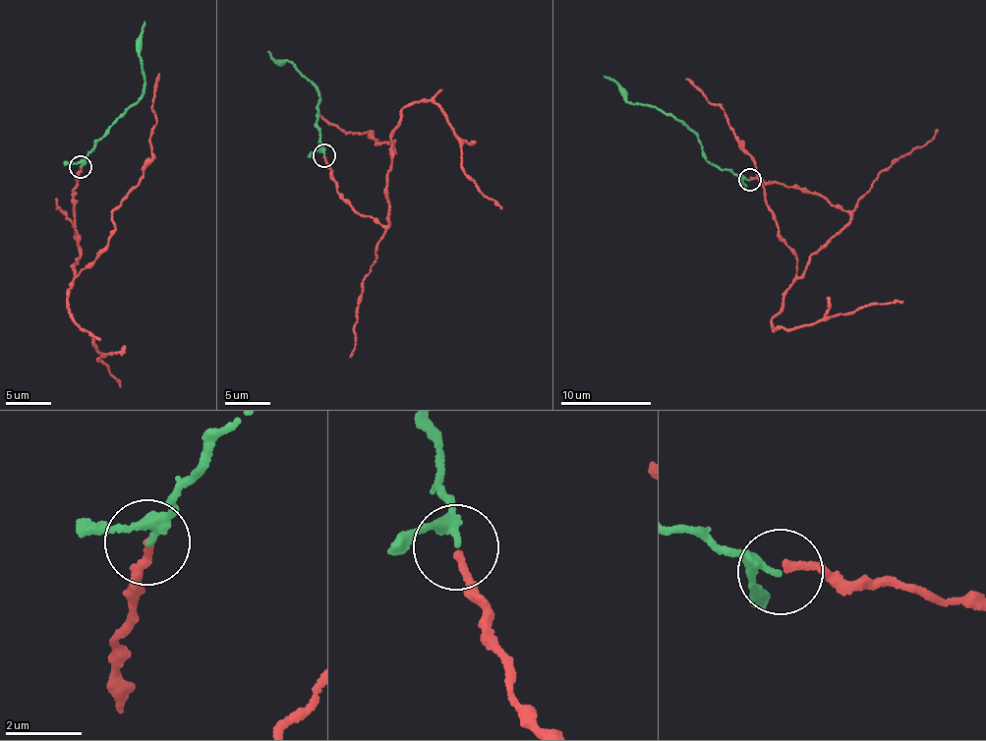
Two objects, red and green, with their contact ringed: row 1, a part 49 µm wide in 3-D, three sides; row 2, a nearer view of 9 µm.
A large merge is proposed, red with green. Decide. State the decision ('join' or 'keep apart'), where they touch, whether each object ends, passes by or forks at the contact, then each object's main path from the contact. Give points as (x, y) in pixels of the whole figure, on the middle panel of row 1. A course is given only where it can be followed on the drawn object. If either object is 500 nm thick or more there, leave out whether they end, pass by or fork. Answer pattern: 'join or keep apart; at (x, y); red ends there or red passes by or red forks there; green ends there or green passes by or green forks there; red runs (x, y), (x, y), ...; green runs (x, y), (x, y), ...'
join; at (323, 155); red ends there; green passes by; red runs (324, 155), (336, 192), (351, 209), (387, 226), (394, 142), (377, 145), (369, 132), (351, 134), (320, 115); green runs (324, 155), (317, 118), (318, 86), (267, 51)

